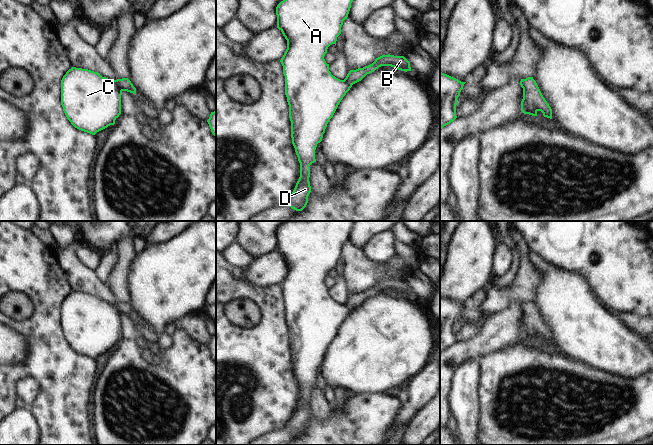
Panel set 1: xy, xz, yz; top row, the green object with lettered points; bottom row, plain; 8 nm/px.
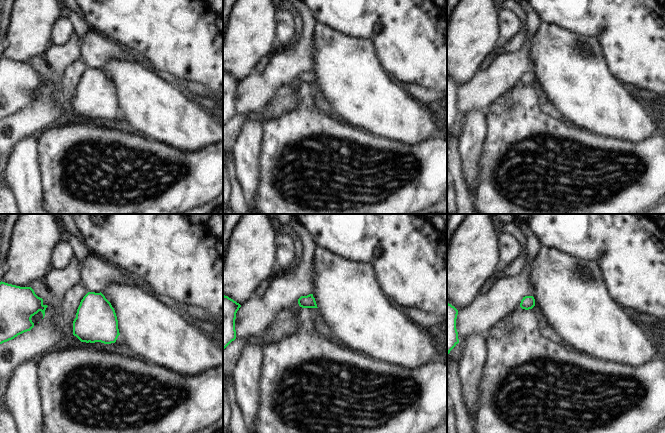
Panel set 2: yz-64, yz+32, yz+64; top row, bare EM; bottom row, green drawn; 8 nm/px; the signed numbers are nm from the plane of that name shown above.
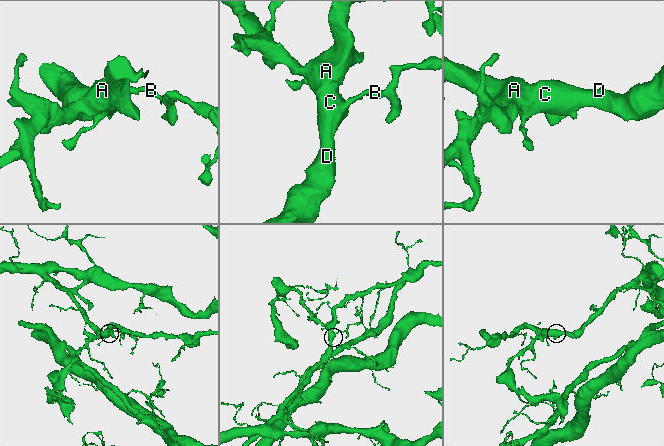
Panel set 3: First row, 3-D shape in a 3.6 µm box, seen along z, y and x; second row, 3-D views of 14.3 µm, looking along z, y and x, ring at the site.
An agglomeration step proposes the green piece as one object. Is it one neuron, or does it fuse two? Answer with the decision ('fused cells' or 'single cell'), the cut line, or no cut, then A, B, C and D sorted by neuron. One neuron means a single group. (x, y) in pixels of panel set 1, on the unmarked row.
single cell; no cut; A B C D

